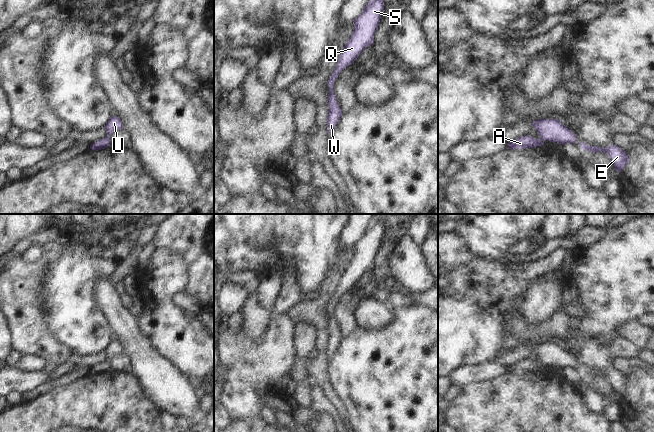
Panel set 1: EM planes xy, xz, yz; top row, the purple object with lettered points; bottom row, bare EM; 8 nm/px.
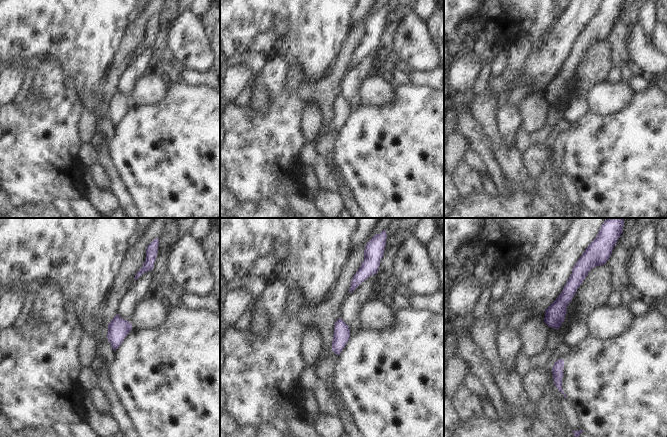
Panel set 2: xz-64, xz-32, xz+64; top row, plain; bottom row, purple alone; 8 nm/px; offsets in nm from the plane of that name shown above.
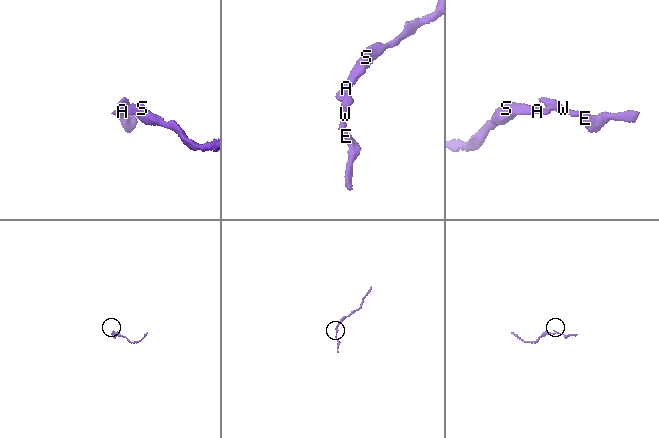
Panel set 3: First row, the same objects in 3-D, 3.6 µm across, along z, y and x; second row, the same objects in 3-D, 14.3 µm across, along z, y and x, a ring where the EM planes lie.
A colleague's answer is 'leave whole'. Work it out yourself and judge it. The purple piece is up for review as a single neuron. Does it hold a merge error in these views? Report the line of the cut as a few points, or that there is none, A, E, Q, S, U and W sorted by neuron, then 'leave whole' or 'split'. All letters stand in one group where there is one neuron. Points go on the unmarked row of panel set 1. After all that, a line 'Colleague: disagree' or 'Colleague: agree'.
cut xz (332, 315), (329, 318); groups A Q S / E U W; split
Colleague: disagree

